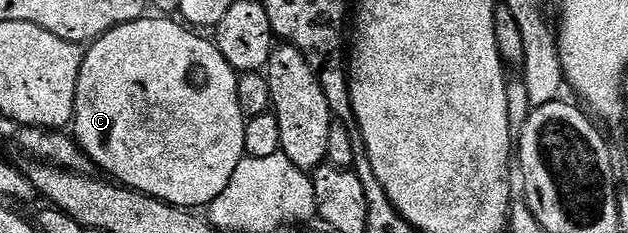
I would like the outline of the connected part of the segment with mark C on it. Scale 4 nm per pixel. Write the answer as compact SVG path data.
M144 16L115 26L108 34L102 34L86 47L81 72L77 80L77 96L75 97L75 117L73 119L73 137L79 147L89 156L92 167L104 170L108 179L128 190L138 190L140 194L148 194L159 202L165 202L176 208L207 208L228 187L237 164L241 163L247 153L245 148L245 128L248 119L241 112L241 104L237 104L237 80L239 74L227 63L225 56L214 41L202 38L202 33L188 28L182 21L171 16Z

